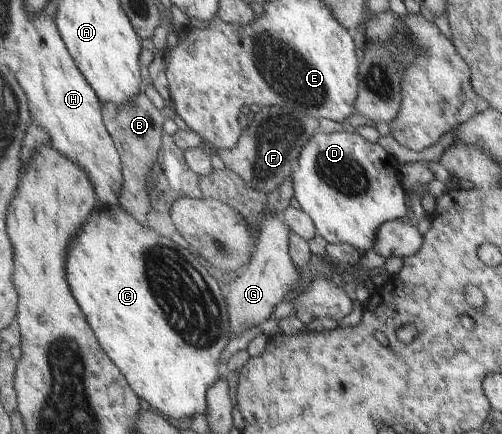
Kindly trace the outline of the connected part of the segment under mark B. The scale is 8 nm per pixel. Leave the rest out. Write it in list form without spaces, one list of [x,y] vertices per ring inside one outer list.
[[[139,91],[128,107],[122,107],[121,104],[101,102],[101,113],[105,127],[111,135],[111,139],[116,142],[117,149],[120,150],[120,156],[123,161],[124,180],[117,197],[121,209],[125,209],[129,215],[137,218],[143,225],[148,225],[147,215],[153,211],[149,193],[147,193],[147,174],[153,167],[157,158],[156,152],[160,150],[163,132],[163,120],[165,119],[162,111],[159,111],[147,93]]]

